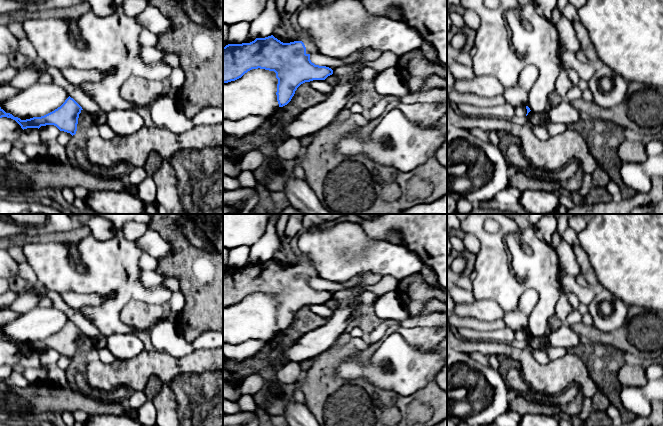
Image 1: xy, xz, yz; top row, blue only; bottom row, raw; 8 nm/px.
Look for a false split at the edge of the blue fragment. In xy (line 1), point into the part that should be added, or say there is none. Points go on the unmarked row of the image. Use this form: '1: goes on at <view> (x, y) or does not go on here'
1: does not go on here

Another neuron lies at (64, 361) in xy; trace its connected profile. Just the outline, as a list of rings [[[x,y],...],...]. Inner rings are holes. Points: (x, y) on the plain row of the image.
[[[61,355],[57,362],[57,366],[62,370],[66,370],[72,362],[73,360],[70,357]]]

